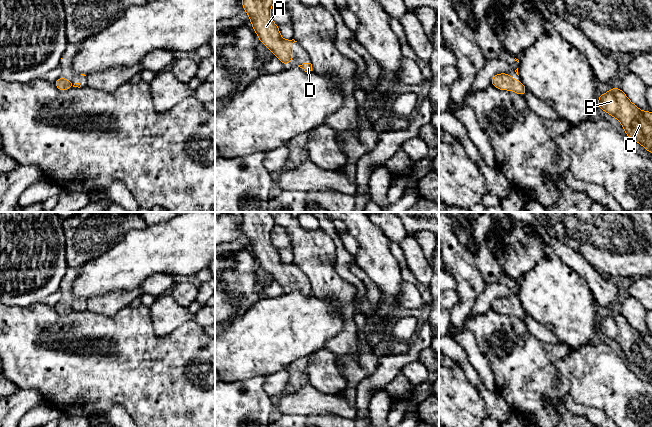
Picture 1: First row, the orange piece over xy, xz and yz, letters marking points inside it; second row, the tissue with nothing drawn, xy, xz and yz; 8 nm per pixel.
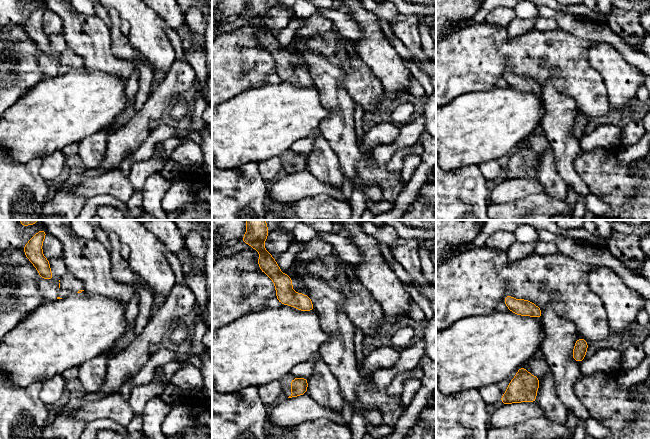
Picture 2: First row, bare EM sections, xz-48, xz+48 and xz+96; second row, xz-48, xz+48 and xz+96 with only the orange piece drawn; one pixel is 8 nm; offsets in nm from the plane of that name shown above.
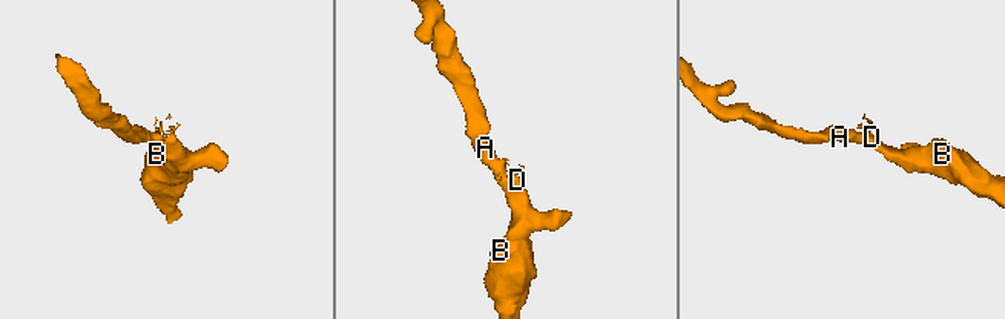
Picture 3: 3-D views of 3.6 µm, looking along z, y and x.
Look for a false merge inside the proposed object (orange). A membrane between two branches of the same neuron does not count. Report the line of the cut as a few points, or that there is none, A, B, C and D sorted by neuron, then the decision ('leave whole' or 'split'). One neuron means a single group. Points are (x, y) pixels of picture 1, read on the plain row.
no cut; A B C D; leave whole

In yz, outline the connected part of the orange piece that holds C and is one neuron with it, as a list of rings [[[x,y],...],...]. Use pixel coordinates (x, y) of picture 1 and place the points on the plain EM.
[[[620,312],[598,321],[598,332],[620,345],[626,359],[652,377],[652,336],[641,335]]]

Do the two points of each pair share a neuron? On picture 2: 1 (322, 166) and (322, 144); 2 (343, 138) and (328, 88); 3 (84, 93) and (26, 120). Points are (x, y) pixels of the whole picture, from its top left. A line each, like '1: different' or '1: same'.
1: same
2: same
3: same

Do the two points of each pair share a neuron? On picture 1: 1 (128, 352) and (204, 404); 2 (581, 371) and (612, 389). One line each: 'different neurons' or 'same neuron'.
1: same neuron
2: same neuron

